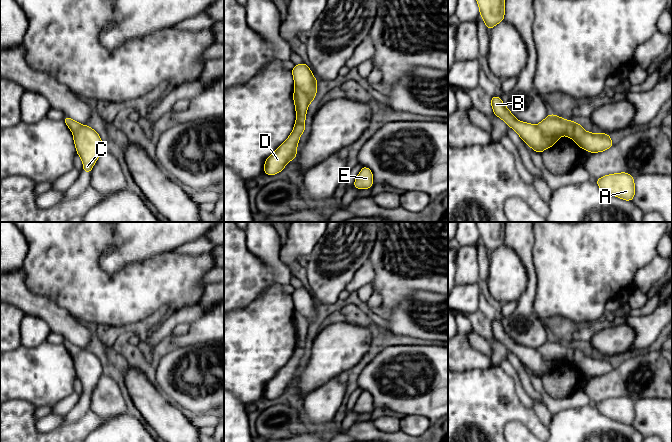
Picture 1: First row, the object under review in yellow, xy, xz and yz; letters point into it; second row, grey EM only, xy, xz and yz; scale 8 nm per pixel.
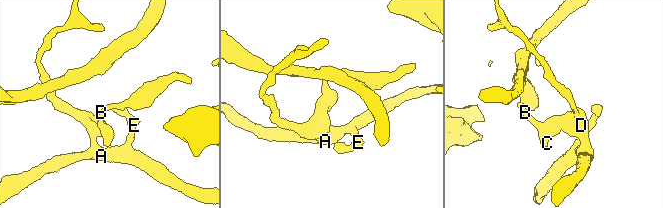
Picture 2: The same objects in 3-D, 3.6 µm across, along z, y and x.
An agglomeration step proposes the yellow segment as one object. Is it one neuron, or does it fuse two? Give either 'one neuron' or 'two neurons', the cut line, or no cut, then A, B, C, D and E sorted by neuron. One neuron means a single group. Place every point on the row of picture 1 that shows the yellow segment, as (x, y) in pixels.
two neurons | yz (537, 125), (542, 131), (559, 136) | A D E / B C

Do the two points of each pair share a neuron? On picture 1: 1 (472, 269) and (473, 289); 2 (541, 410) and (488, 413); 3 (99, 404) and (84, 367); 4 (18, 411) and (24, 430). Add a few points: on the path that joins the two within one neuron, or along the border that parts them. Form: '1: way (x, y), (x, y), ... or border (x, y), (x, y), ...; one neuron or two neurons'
1: border (476, 282), (458, 285); two neurons
2: border (532, 407), (538, 418), (547, 427); two neurons
3: border (103, 375), (92, 391), (89, 408); two neurons
4: way (18, 416), (19, 425); one neuron

